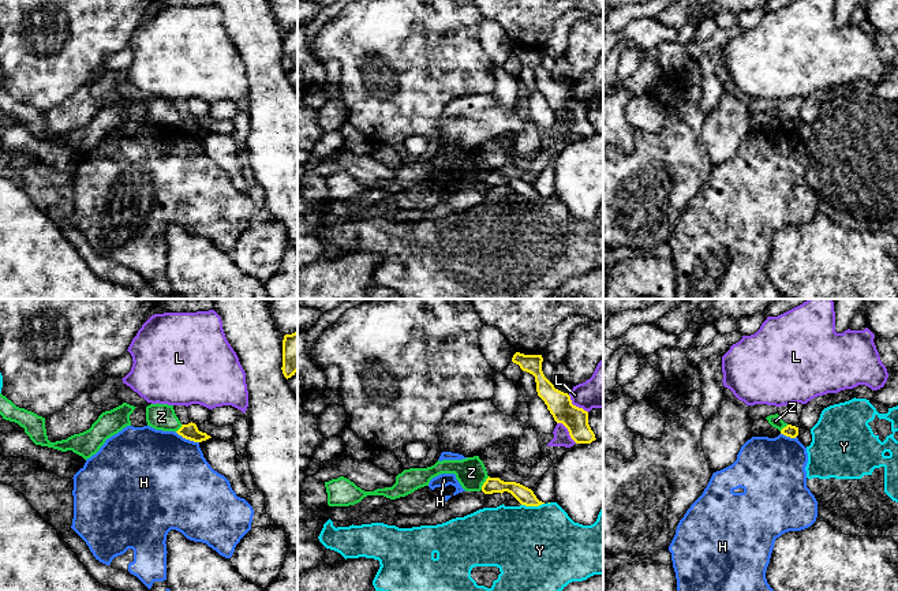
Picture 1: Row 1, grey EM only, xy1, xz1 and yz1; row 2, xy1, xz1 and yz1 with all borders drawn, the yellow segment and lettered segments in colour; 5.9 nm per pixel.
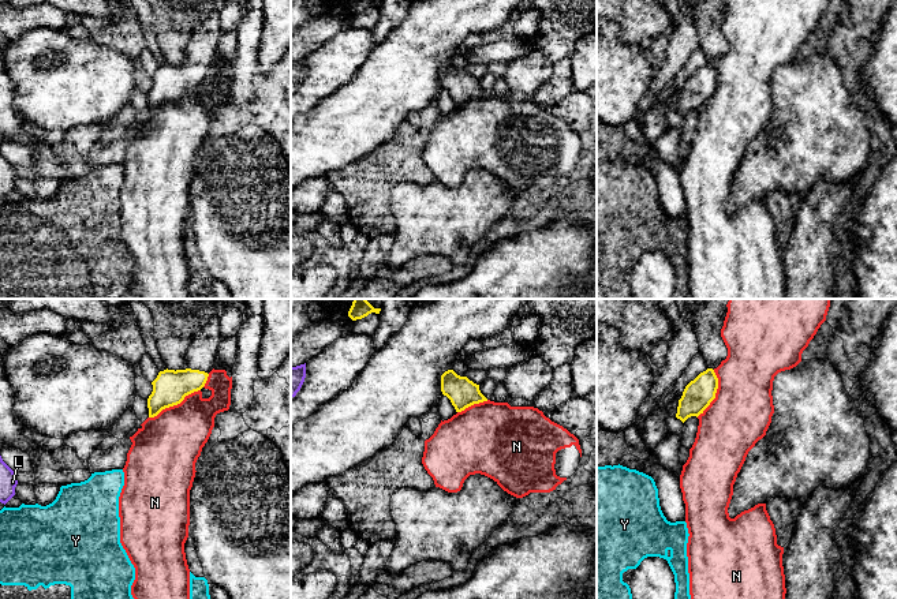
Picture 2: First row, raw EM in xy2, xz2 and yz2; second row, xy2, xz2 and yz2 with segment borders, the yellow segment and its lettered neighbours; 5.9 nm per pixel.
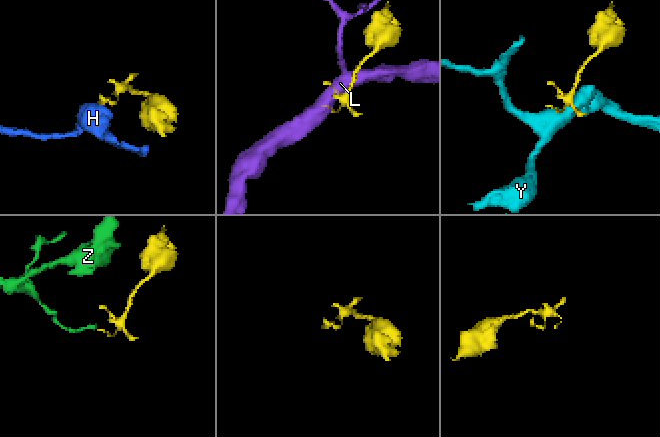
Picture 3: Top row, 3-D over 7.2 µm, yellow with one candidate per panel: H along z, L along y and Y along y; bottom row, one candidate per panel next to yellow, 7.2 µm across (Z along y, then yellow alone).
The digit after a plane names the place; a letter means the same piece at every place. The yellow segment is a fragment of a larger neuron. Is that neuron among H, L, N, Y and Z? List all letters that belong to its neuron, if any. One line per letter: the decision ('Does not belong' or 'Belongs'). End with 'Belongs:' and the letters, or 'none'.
H: Does not belong
L: Does not belong
N: Does not belong
Y: Does not belong
Z: Does not belong
Belongs: none

